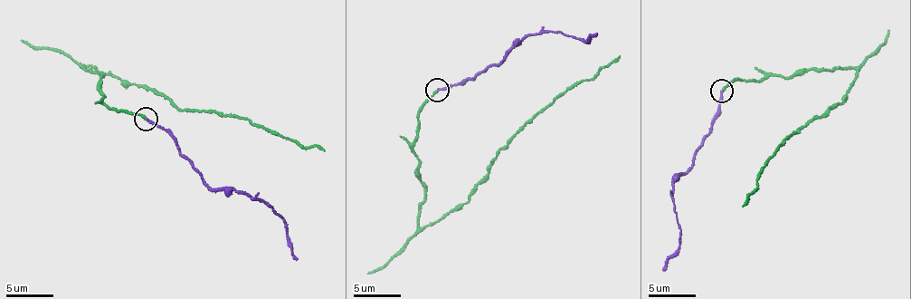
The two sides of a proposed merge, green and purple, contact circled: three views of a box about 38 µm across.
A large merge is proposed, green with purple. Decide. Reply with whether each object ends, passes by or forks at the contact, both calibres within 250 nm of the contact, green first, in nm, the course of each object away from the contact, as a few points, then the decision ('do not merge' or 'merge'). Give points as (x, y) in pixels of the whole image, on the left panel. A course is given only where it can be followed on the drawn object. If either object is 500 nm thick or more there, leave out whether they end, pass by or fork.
green ends; purple ends; calibres 180 and 180 nm; course green (146, 118), (102, 102), (103, 74), (87, 72), (85, 65), (166, 96), (178, 108), (245, 118), (323, 151); course purple (146, 118), (174, 138), (181, 154), (212, 188), (237, 190), (262, 200), (284, 220), (290, 254), (297, 259); merge

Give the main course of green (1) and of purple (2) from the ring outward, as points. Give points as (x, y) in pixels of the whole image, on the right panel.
1: (722, 90), (741, 81), (767, 76), (858, 69), (845, 101), (801, 127), (773, 153), (743, 207)
2: (722, 90), (723, 98), (706, 134), (684, 173), (674, 181), (672, 200), (680, 246), (663, 270)

